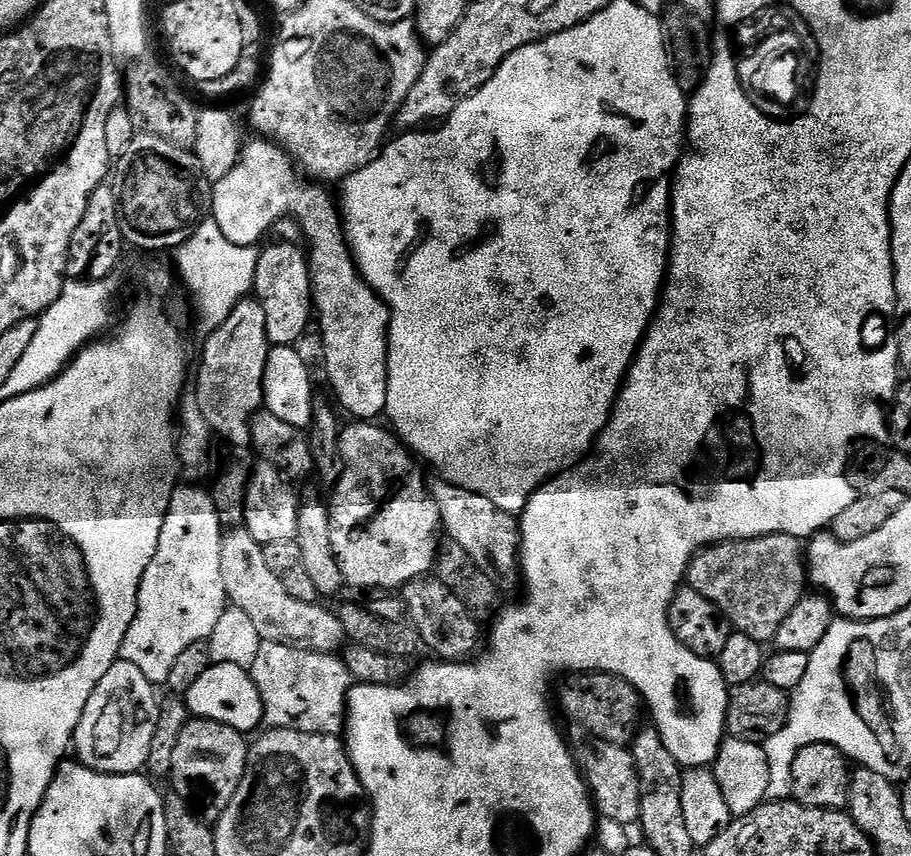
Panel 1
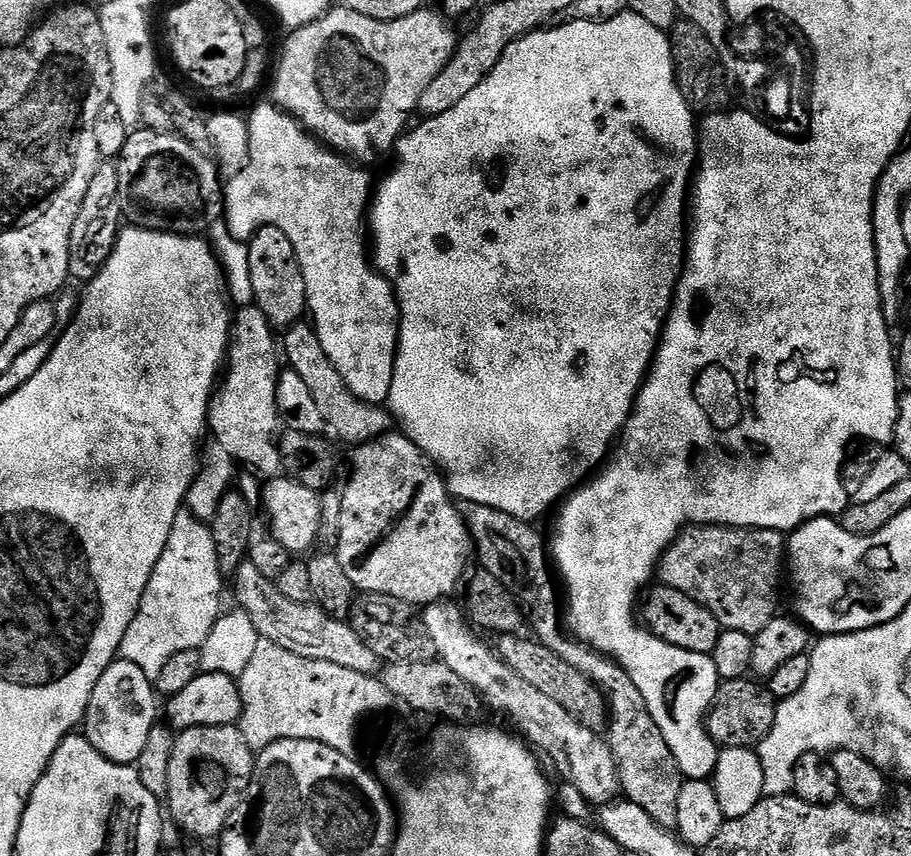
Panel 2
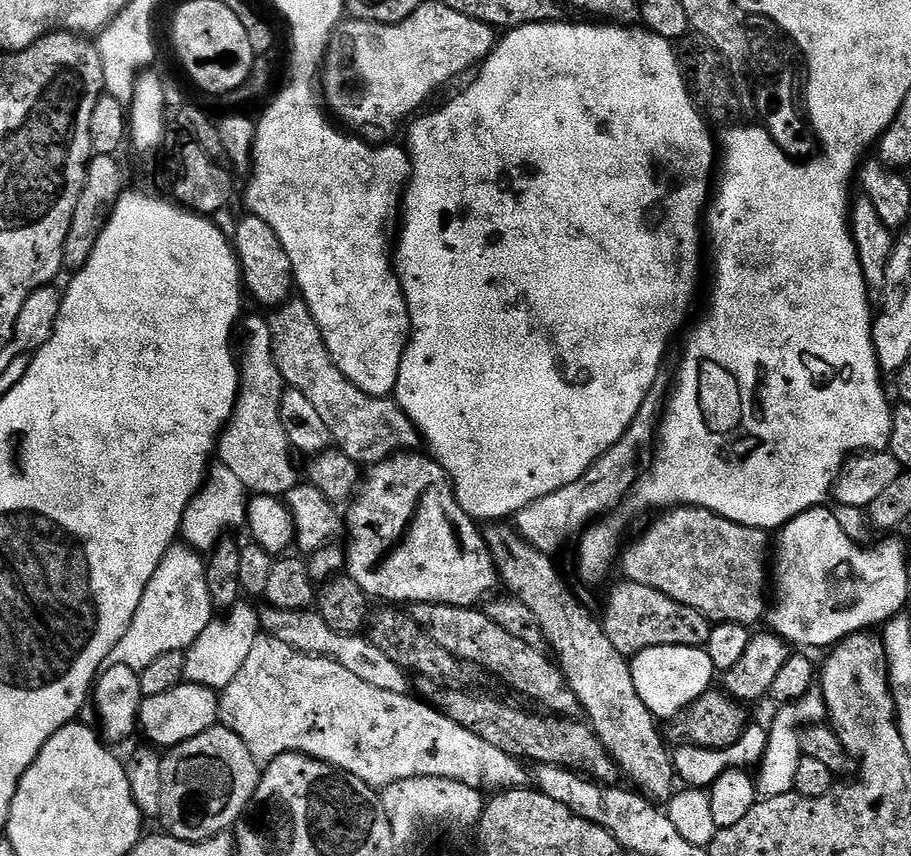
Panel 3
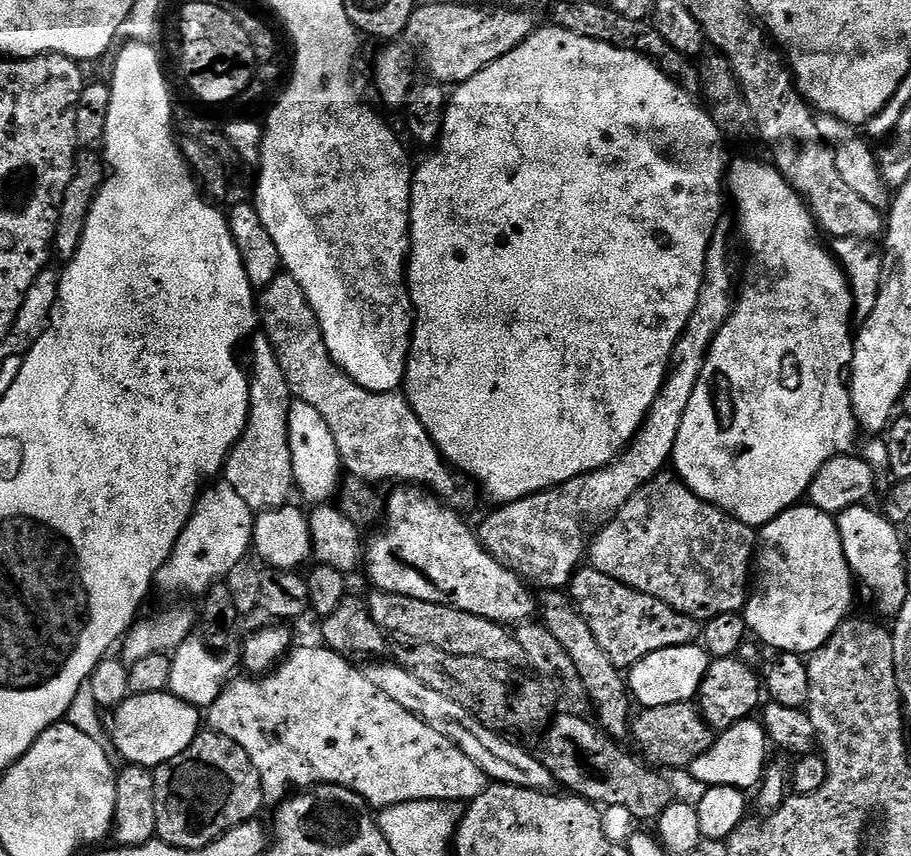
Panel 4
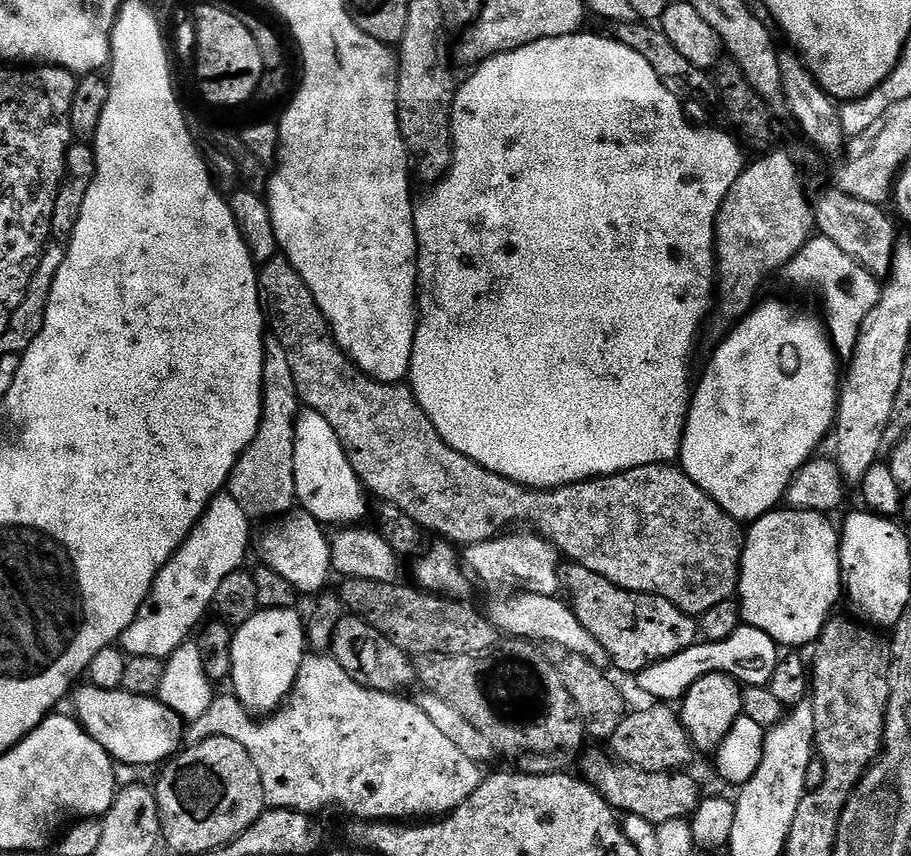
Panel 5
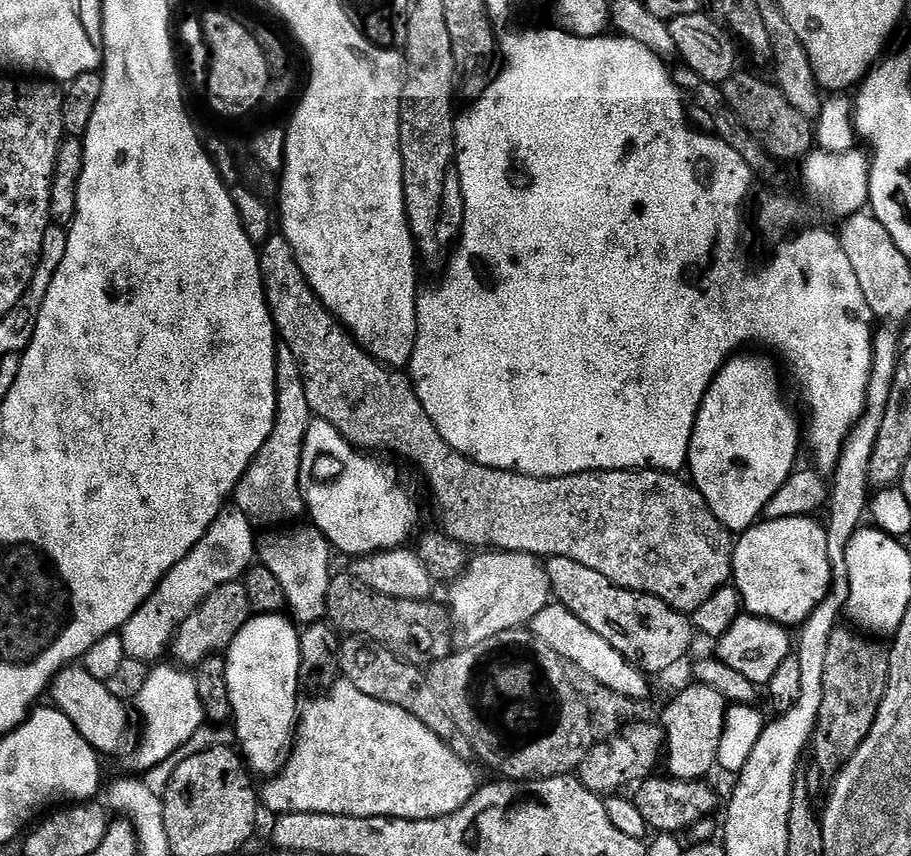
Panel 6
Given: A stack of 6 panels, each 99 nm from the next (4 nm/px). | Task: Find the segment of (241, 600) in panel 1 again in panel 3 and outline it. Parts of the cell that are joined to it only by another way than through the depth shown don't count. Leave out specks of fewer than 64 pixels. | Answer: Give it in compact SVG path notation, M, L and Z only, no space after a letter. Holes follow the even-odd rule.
M264 606L259 609L259 613L261 629L267 635L278 638L278 642L286 642L286 646L297 648L307 656L324 656L327 660L338 662L338 666L346 666L350 674L362 678L362 682L370 682L370 686L378 686L378 690L390 690L390 694L409 695L409 673L400 668L398 662L393 662L388 655L382 654L382 650L378 650L378 646L374 646L371 640L363 635L330 630L330 626L326 626L326 622L316 610L295 612Z

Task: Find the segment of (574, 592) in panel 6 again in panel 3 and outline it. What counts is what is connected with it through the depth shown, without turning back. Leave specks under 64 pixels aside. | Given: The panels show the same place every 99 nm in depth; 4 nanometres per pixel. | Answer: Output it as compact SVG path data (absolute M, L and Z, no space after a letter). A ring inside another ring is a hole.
M621 579L621 584L616 584L608 592L608 609L602 615L604 633L610 642L614 642L614 650L626 657L633 657L647 648L687 648L700 650L707 645L714 627L712 621L706 619L694 606L682 606L682 602L674 602L674 598L666 598L662 590L650 590L650 586L633 584L631 580Z

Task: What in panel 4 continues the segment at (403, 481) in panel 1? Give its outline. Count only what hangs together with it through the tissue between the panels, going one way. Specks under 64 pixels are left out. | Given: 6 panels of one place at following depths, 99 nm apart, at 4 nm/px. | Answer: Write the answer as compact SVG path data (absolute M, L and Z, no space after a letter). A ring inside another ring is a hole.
M400 486L393 492L396 493L386 500L380 533L373 540L367 541L362 561L363 571L368 571L368 580L375 591L393 592L418 598L422 602L445 604L505 626L523 624L531 621L535 612L537 615L538 600L532 597L533 589L511 567L496 560L480 545L479 535L473 525L471 528L456 513L459 511L455 507L419 486Z

